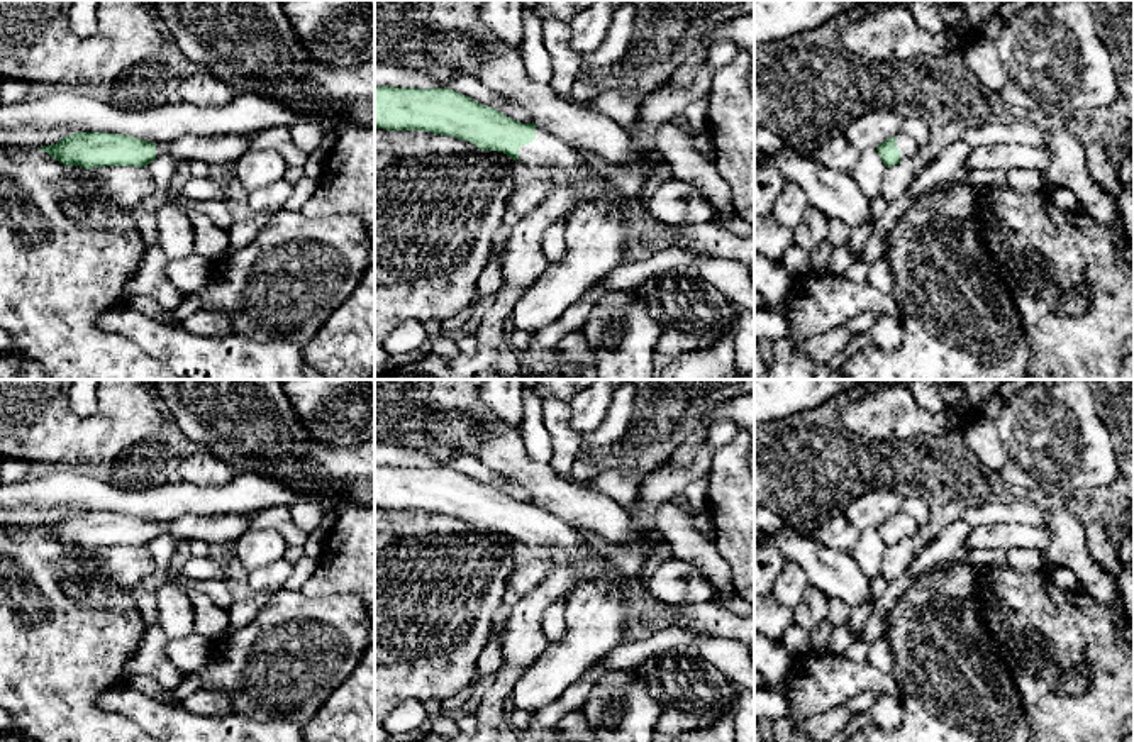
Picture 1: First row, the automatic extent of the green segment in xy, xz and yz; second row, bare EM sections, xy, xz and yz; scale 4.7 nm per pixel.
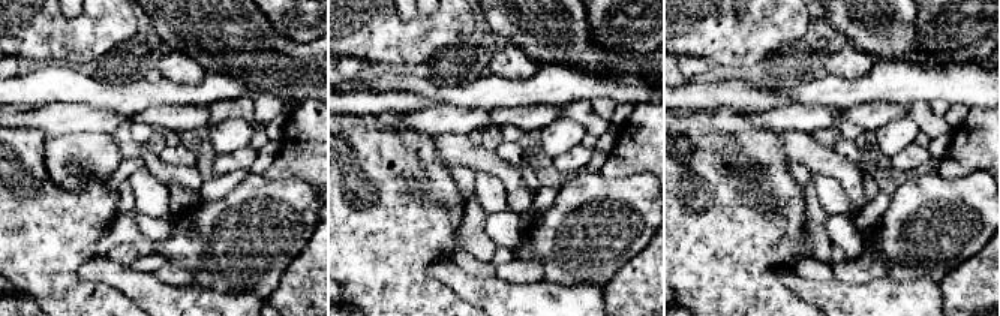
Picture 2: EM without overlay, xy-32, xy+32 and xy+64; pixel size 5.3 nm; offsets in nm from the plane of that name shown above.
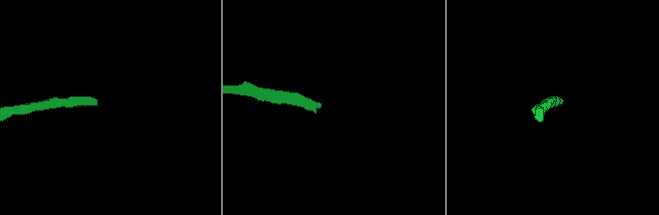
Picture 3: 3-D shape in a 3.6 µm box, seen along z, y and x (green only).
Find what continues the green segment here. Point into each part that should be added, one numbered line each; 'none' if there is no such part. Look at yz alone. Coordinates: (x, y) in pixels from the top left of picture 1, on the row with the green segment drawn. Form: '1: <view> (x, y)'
1: yz (907, 146)

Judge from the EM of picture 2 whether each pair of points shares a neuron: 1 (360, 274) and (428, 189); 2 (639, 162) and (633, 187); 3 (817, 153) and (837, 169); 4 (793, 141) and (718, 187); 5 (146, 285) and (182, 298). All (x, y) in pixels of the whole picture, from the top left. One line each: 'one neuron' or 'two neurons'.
1: one neuron
2: two neurons
3: one neuron
4: two neurons
5: one neuron

